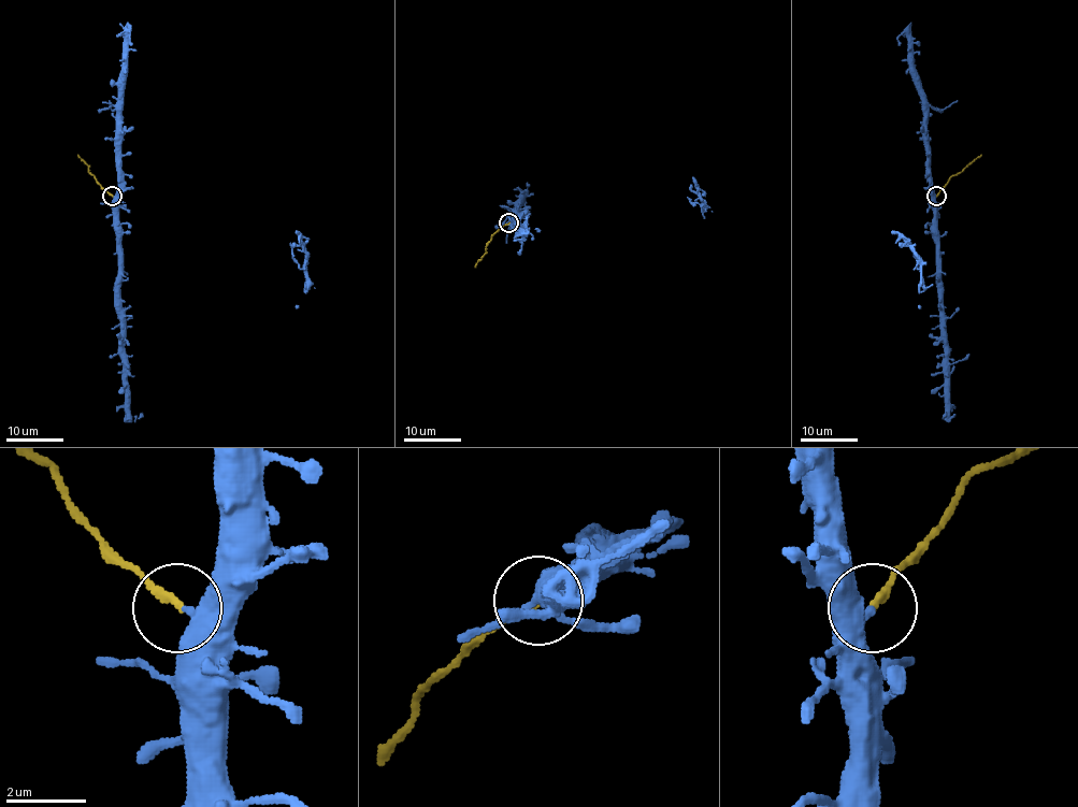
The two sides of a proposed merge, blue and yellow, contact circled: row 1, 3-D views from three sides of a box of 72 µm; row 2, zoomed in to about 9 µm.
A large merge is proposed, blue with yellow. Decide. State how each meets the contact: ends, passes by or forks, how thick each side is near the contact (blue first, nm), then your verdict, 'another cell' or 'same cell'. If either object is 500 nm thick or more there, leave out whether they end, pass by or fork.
blue ends | yellow ends | 440/200 nm | another cell

